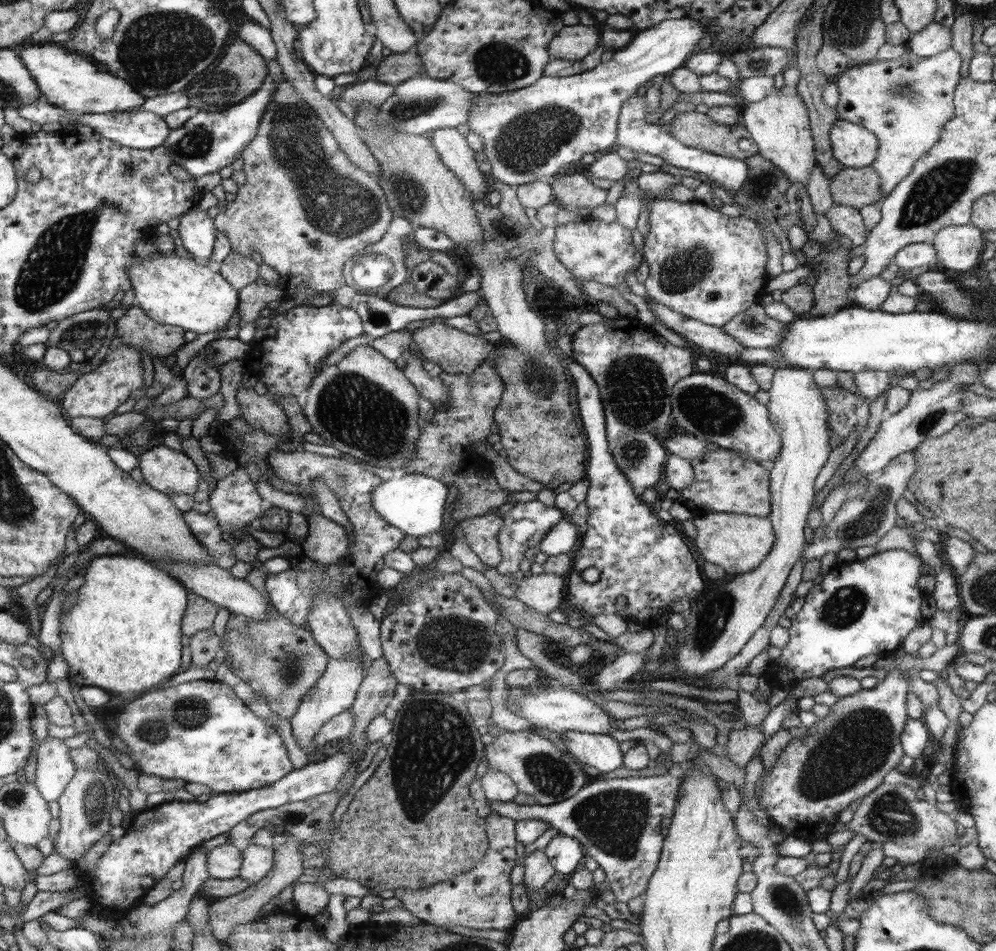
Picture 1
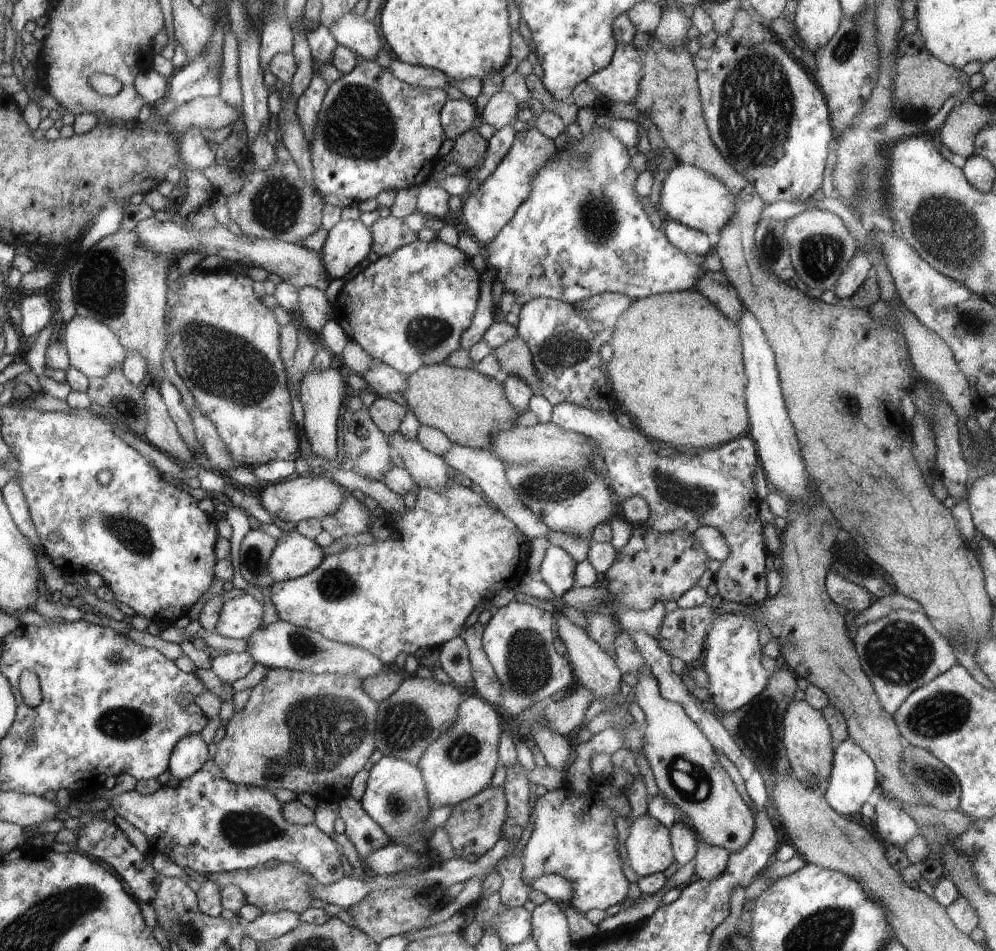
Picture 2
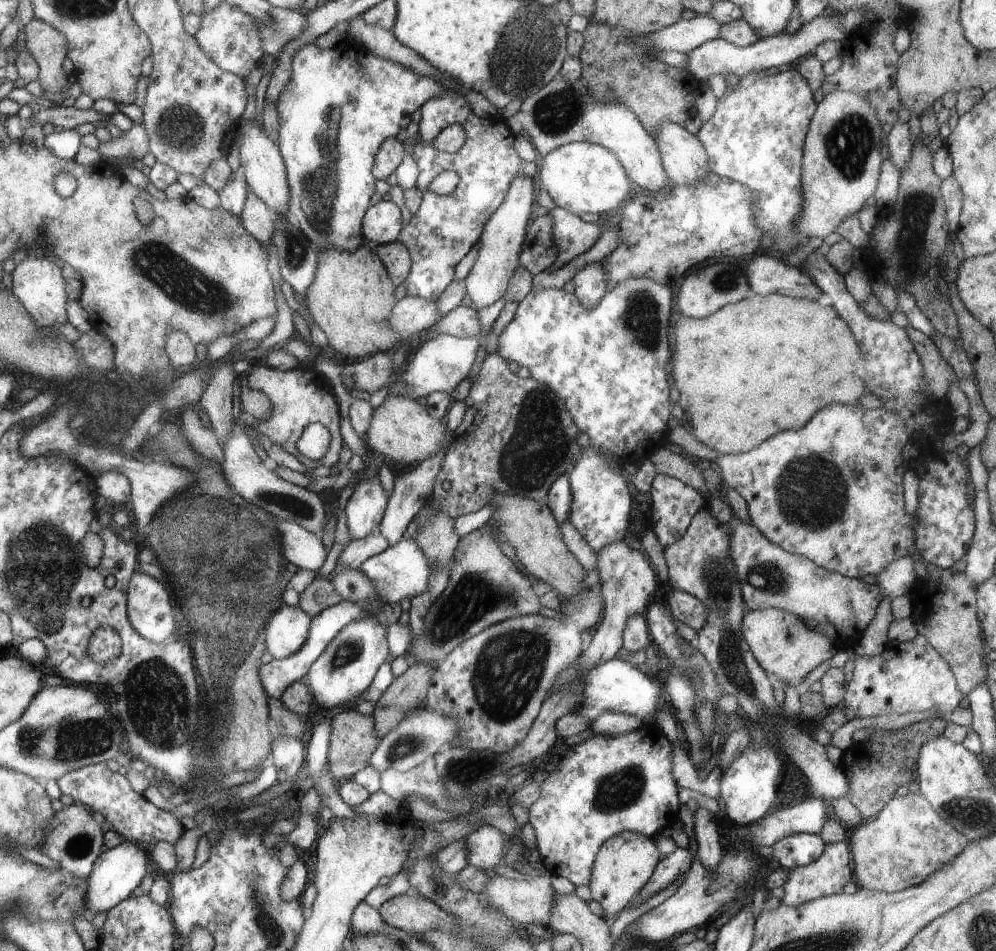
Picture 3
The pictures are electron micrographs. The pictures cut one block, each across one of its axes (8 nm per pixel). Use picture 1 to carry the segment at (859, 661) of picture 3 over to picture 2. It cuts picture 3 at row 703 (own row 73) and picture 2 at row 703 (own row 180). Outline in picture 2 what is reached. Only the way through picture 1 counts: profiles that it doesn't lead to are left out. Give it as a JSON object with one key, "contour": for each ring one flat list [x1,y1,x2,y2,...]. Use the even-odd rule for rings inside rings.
{"contour":[[923,610,890,611,877,622,859,627,854,644,863,671,870,678,880,704,891,715,899,710,900,704,912,691,957,664,953,644,935,629]]}

